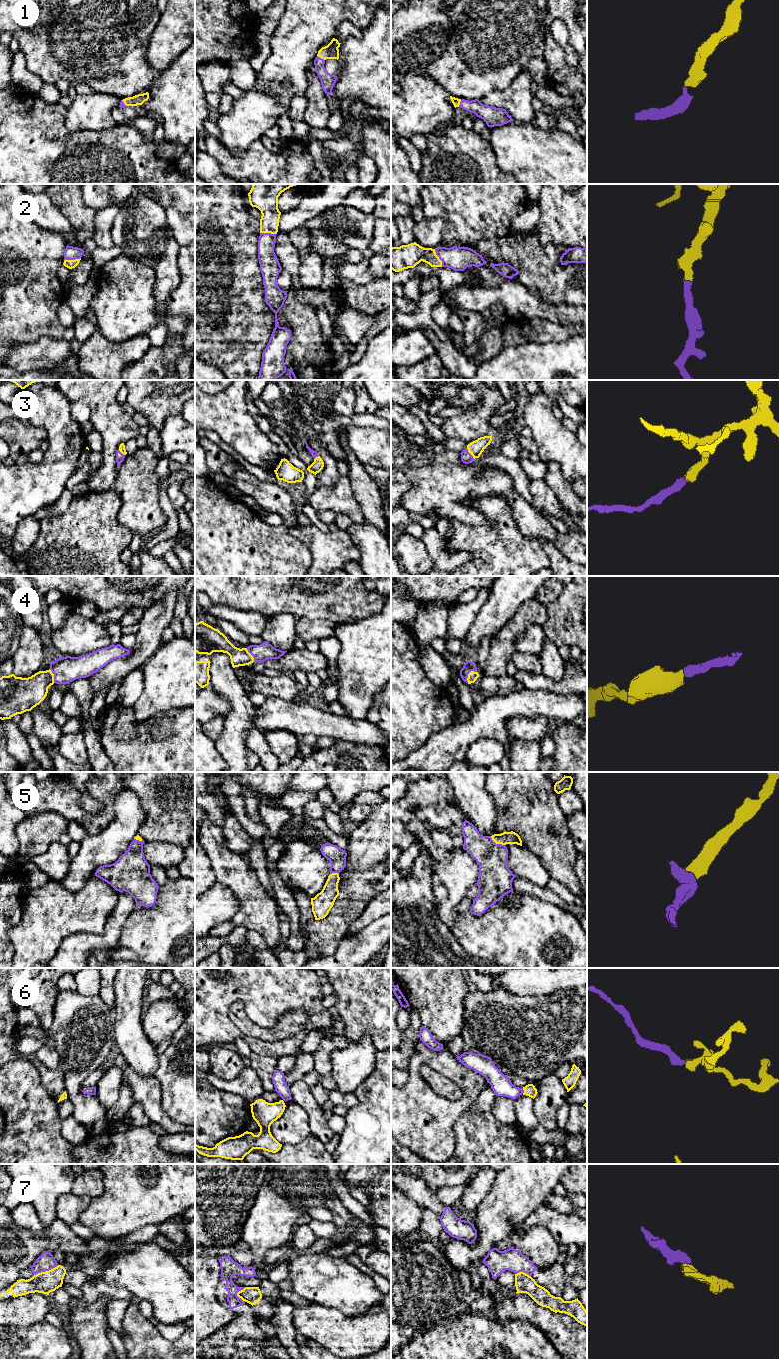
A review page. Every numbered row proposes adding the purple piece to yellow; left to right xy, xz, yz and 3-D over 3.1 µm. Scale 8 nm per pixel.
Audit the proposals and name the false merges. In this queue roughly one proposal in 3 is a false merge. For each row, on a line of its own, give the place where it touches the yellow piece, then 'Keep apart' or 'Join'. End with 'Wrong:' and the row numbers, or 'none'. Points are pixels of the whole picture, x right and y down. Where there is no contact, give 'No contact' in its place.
1: Touches yellow at xz (321, 57). Join
2: Touches yellow at yz (438, 258). Join
3: Touches yellow at yz (469, 452). Join
4: Touches yellow at yz (468, 674). Join
5: Touches yellow at yz (497, 843). Join
6: Touches yellow at yz (524, 1091). Join
7: Touches yellow at xy (46, 1271). Keep apart
Wrong: 7

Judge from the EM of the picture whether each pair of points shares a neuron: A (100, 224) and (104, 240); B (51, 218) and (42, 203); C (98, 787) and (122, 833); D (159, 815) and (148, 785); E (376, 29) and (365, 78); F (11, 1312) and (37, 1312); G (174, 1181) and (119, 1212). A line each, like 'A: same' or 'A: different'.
A: same
B: same
C: different
D: same
E: same
F: same
G: same

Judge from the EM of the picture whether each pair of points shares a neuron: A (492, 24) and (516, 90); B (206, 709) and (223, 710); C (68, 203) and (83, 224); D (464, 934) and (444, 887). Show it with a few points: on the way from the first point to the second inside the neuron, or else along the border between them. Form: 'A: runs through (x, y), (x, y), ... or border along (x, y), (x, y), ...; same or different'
A: border along (525, 67), (507, 87), (502, 90), (492, 91); different
B: runs through (210, 709), (219, 709); same
C: runs through (73, 208), (82, 219); same
D: border along (458, 914), (451, 929); different

